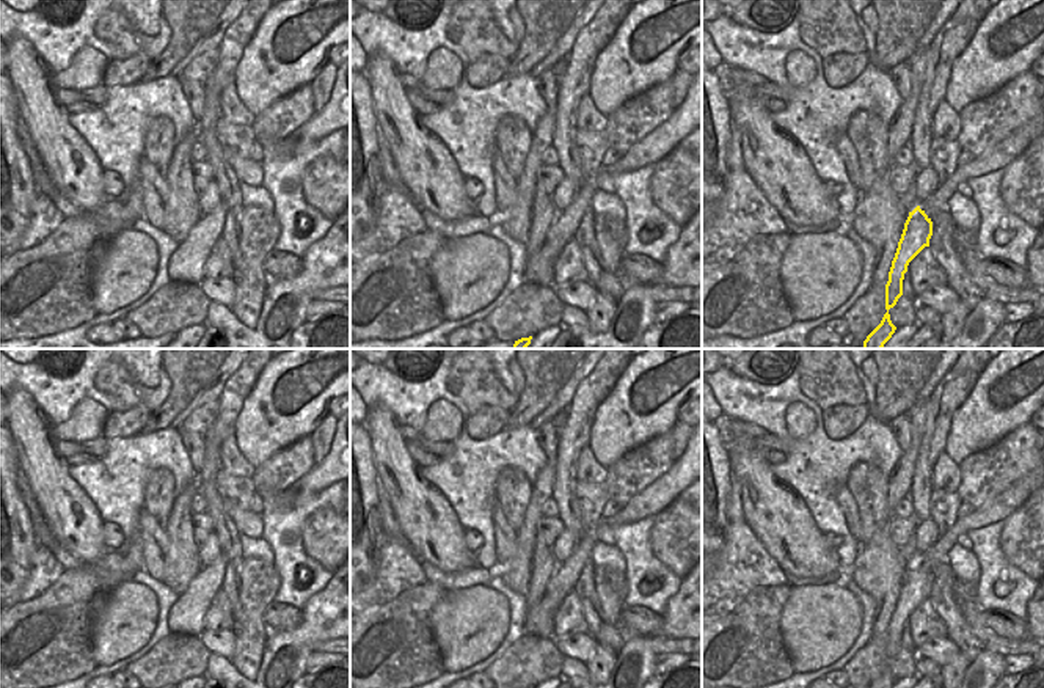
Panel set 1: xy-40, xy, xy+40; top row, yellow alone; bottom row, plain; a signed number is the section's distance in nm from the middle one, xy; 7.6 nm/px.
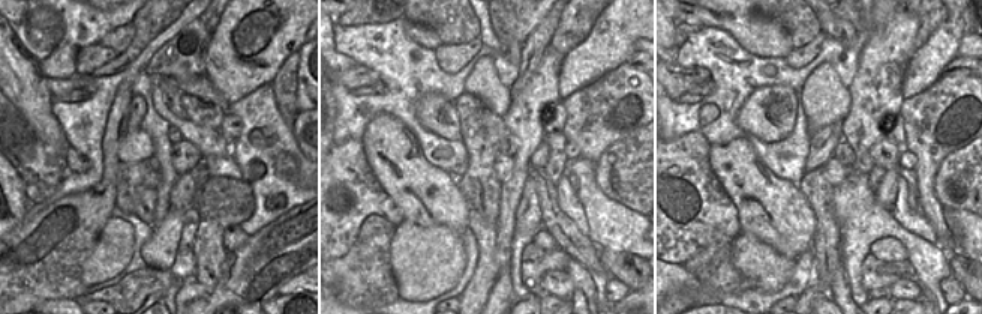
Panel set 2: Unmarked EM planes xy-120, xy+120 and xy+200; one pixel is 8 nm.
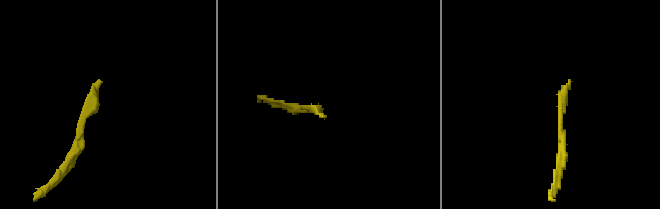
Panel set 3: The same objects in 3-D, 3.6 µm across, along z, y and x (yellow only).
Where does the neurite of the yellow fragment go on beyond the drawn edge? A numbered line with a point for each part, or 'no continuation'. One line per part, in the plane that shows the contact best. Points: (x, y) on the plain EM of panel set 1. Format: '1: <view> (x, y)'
no continuation

